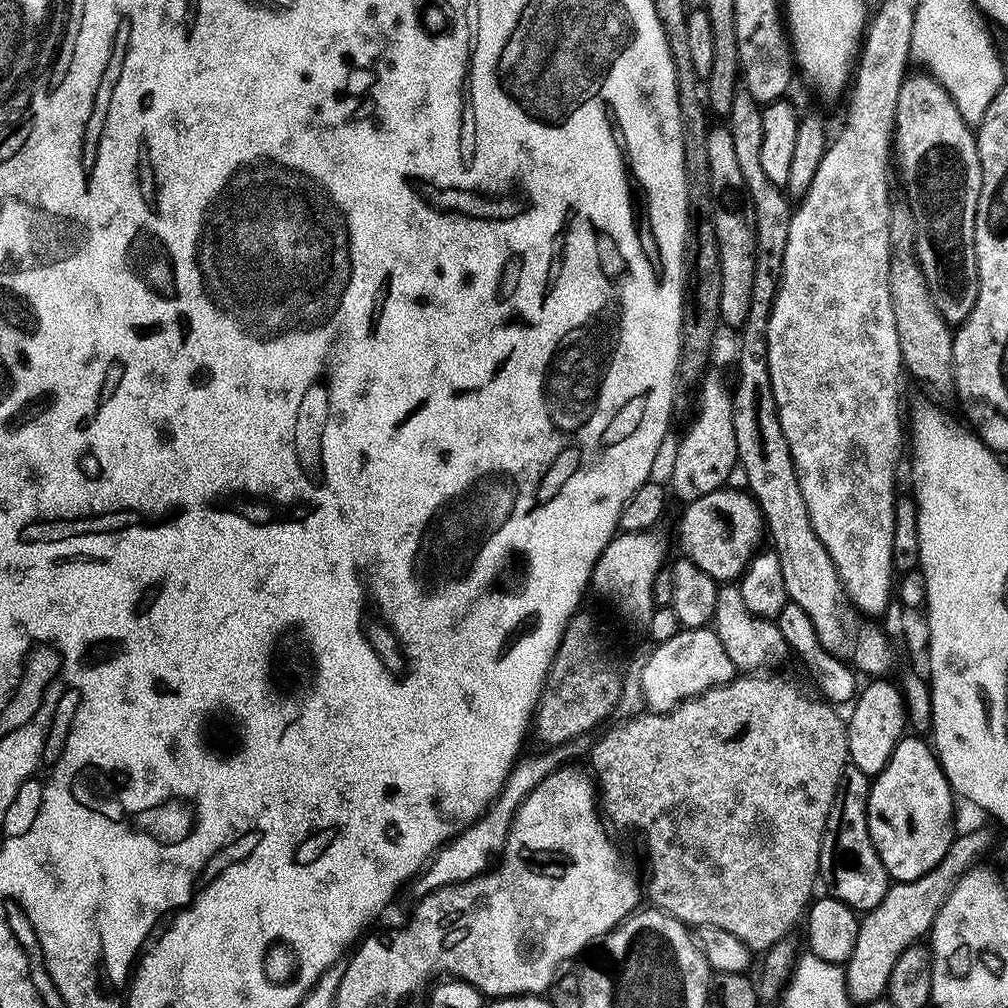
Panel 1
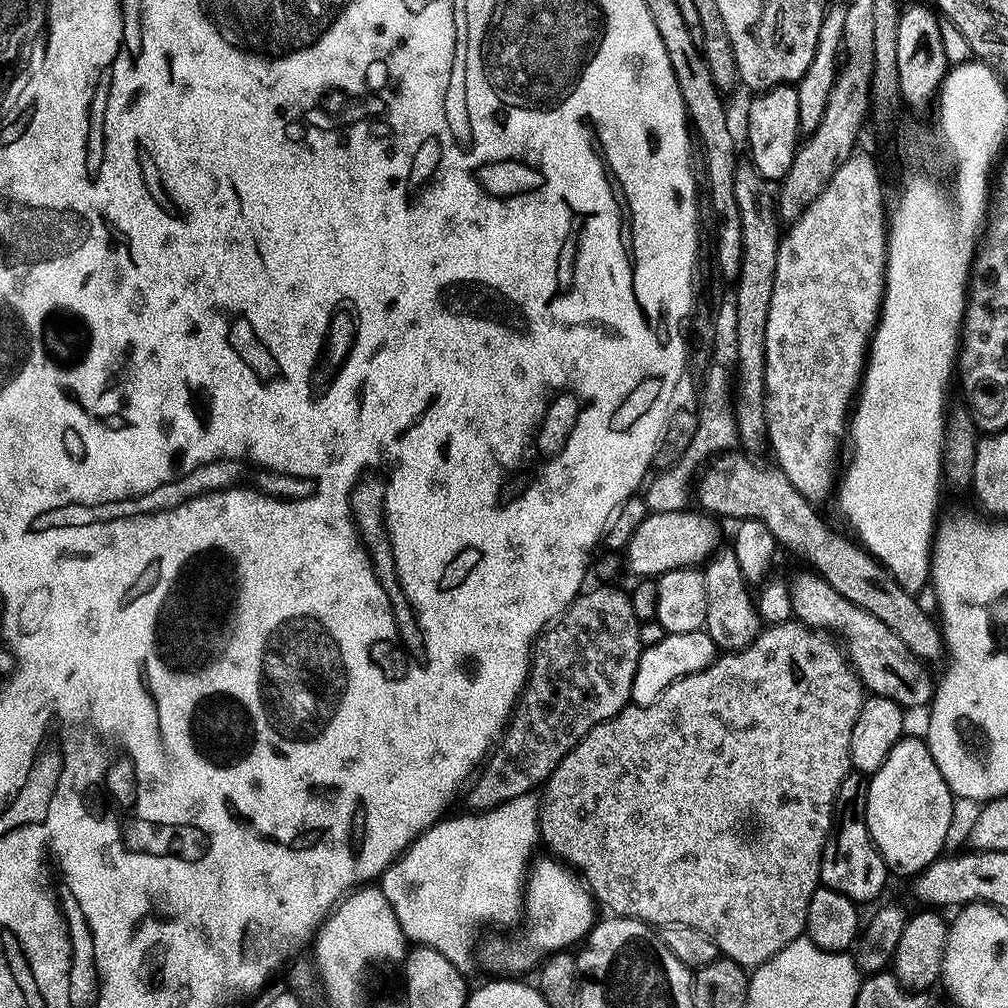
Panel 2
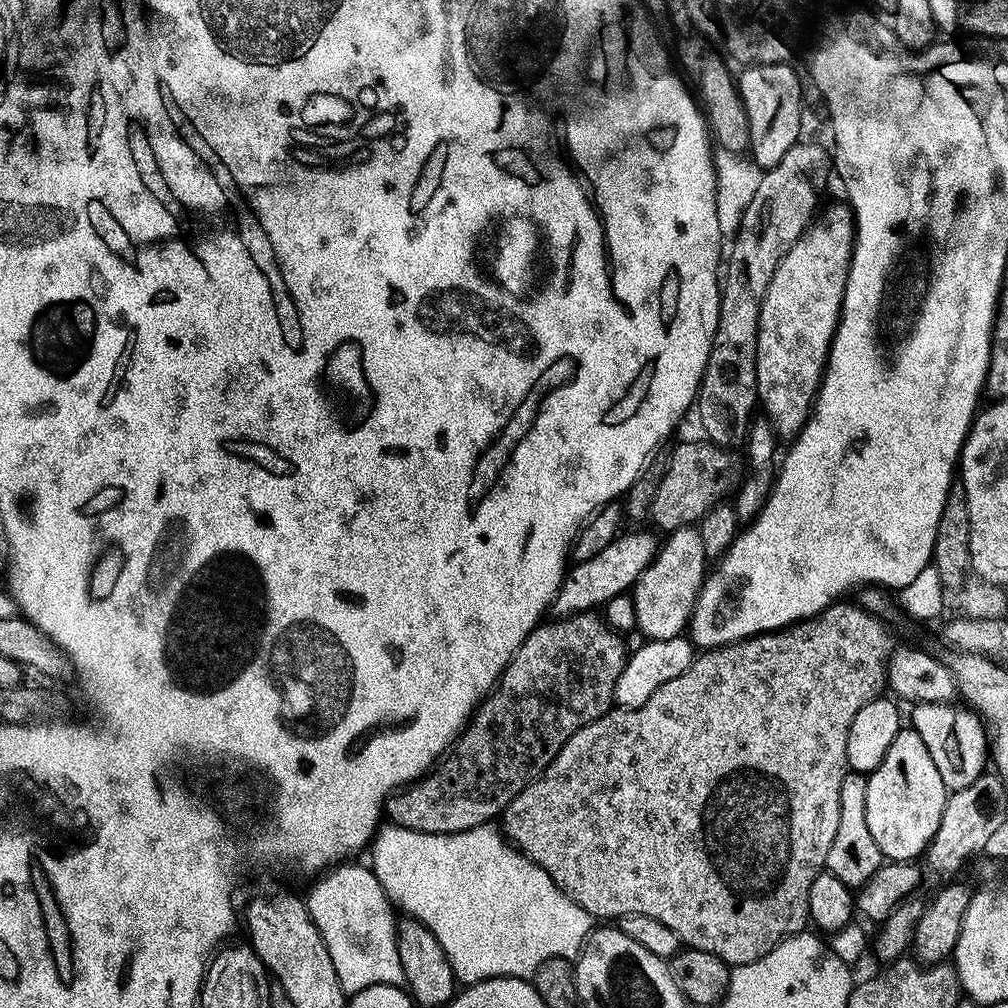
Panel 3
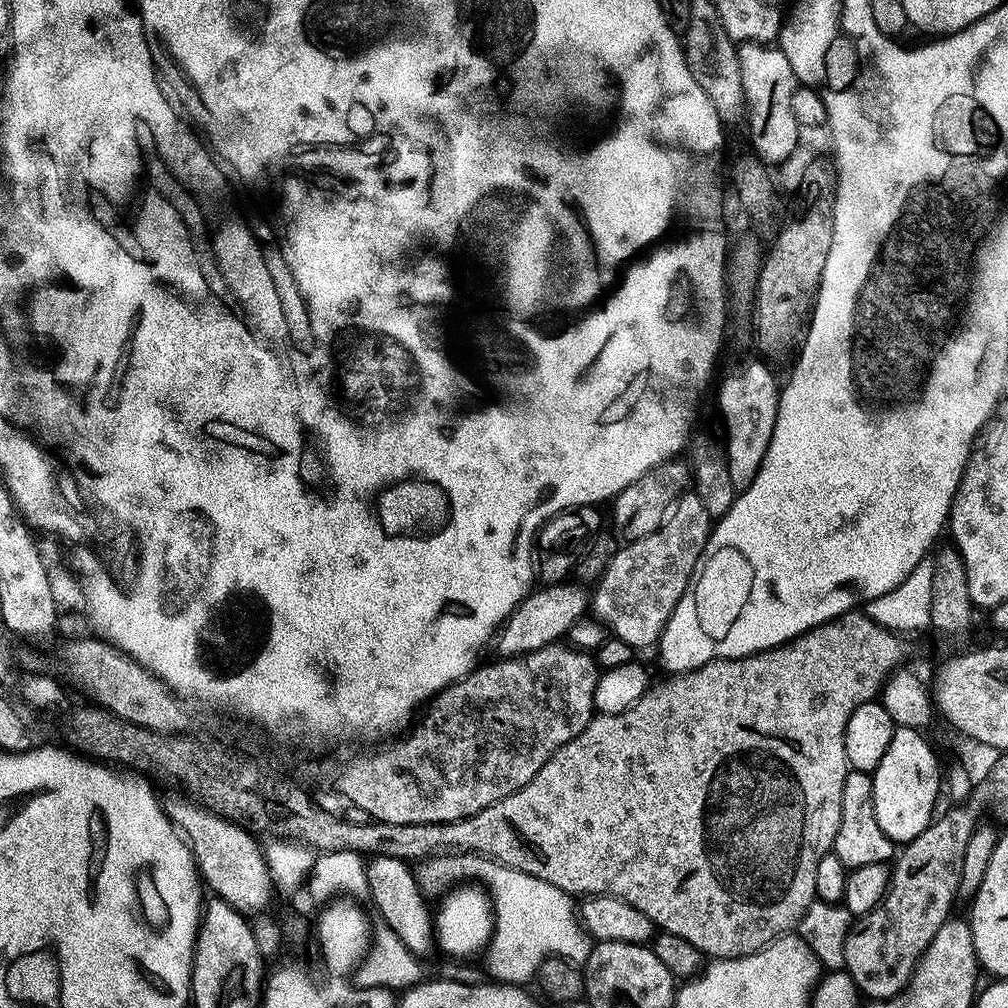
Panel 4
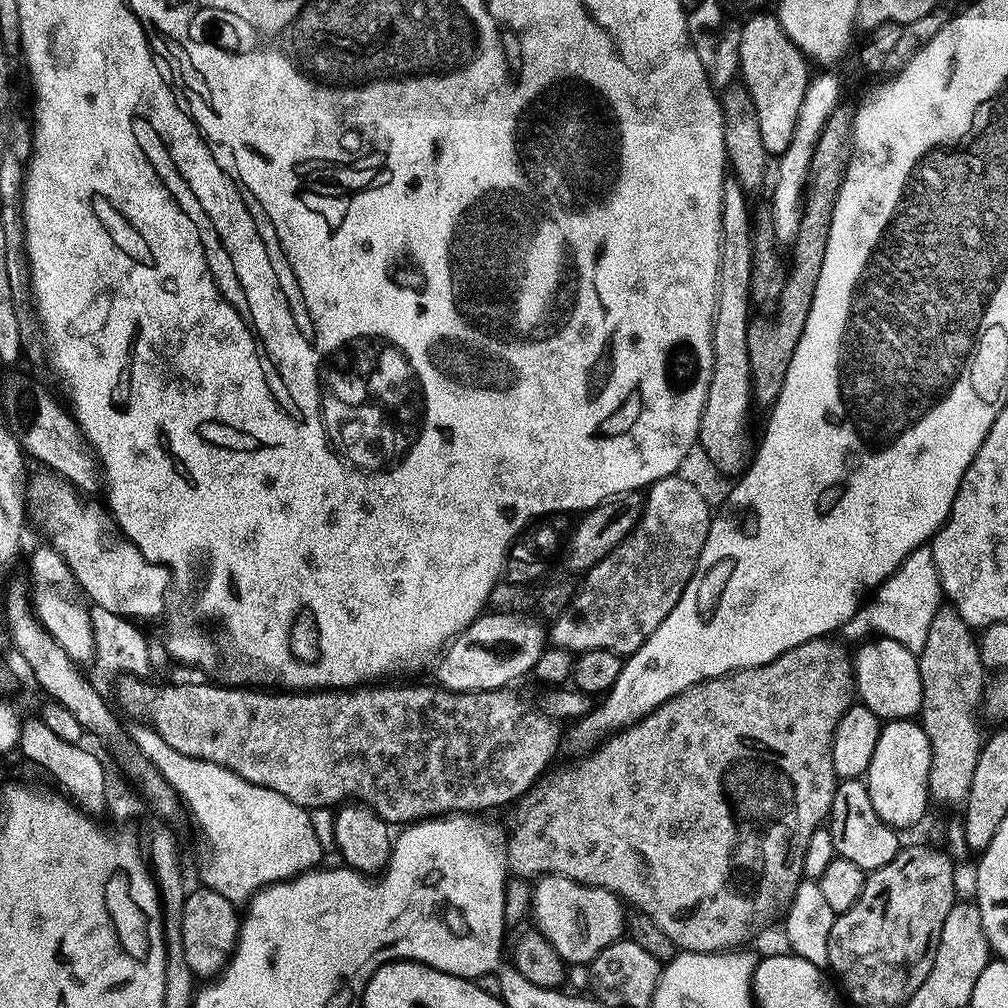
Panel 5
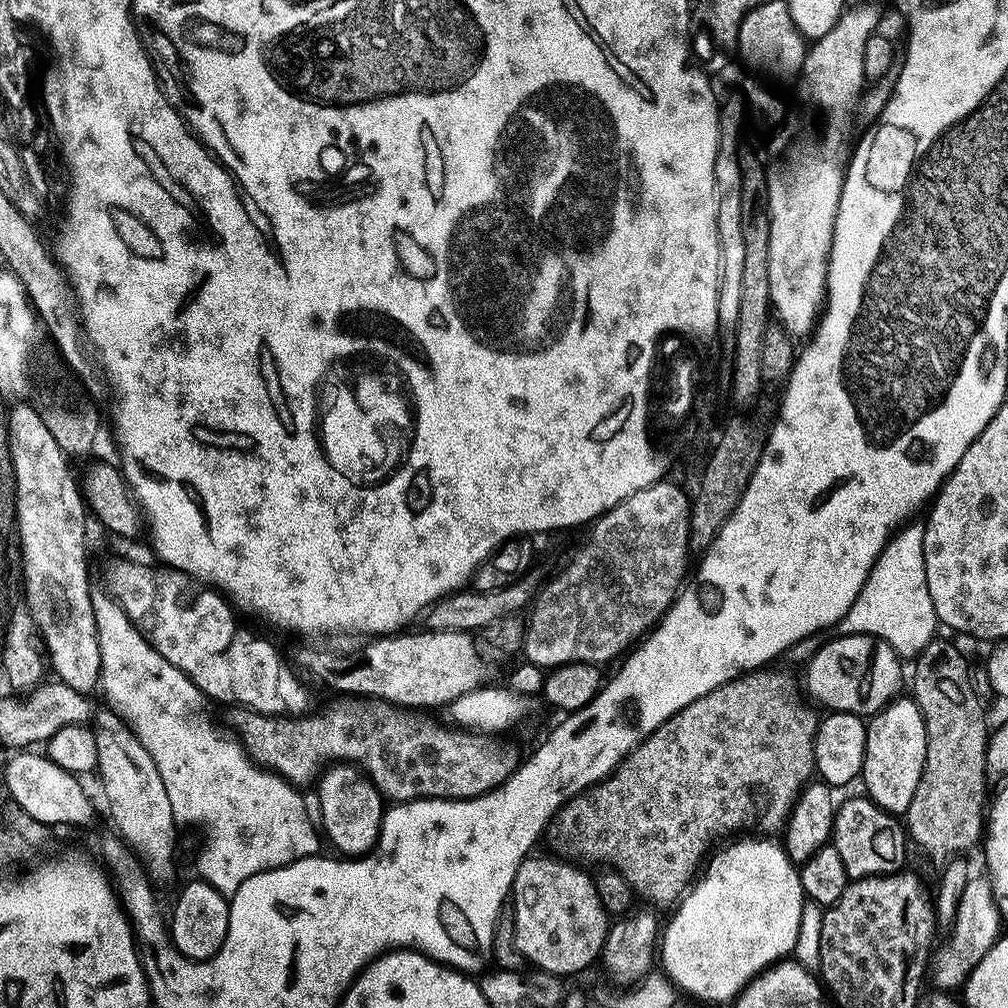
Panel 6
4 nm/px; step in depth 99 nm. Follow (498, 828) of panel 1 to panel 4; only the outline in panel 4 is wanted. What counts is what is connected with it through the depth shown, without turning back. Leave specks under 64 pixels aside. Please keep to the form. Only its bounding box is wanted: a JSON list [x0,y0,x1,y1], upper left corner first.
[418,854,594,986]

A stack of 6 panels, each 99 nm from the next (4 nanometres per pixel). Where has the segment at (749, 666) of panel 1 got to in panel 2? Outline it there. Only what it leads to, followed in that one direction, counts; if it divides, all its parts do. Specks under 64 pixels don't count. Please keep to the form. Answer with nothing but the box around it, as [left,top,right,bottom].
[704,546,762,651]

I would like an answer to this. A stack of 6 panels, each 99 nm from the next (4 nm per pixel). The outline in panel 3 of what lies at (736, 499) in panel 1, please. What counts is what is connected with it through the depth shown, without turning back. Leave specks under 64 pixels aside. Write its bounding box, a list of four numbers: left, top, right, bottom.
[551,531,658,618]

